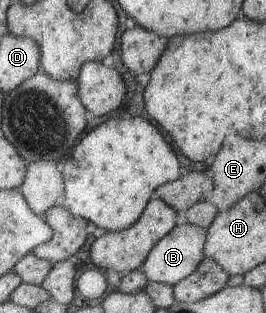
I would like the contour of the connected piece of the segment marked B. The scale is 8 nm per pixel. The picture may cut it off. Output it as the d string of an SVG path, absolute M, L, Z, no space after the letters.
M191 224L176 225L150 249L146 260L138 270L147 281L174 286L178 281L191 275L202 261L205 238L206 230L202 227Z

